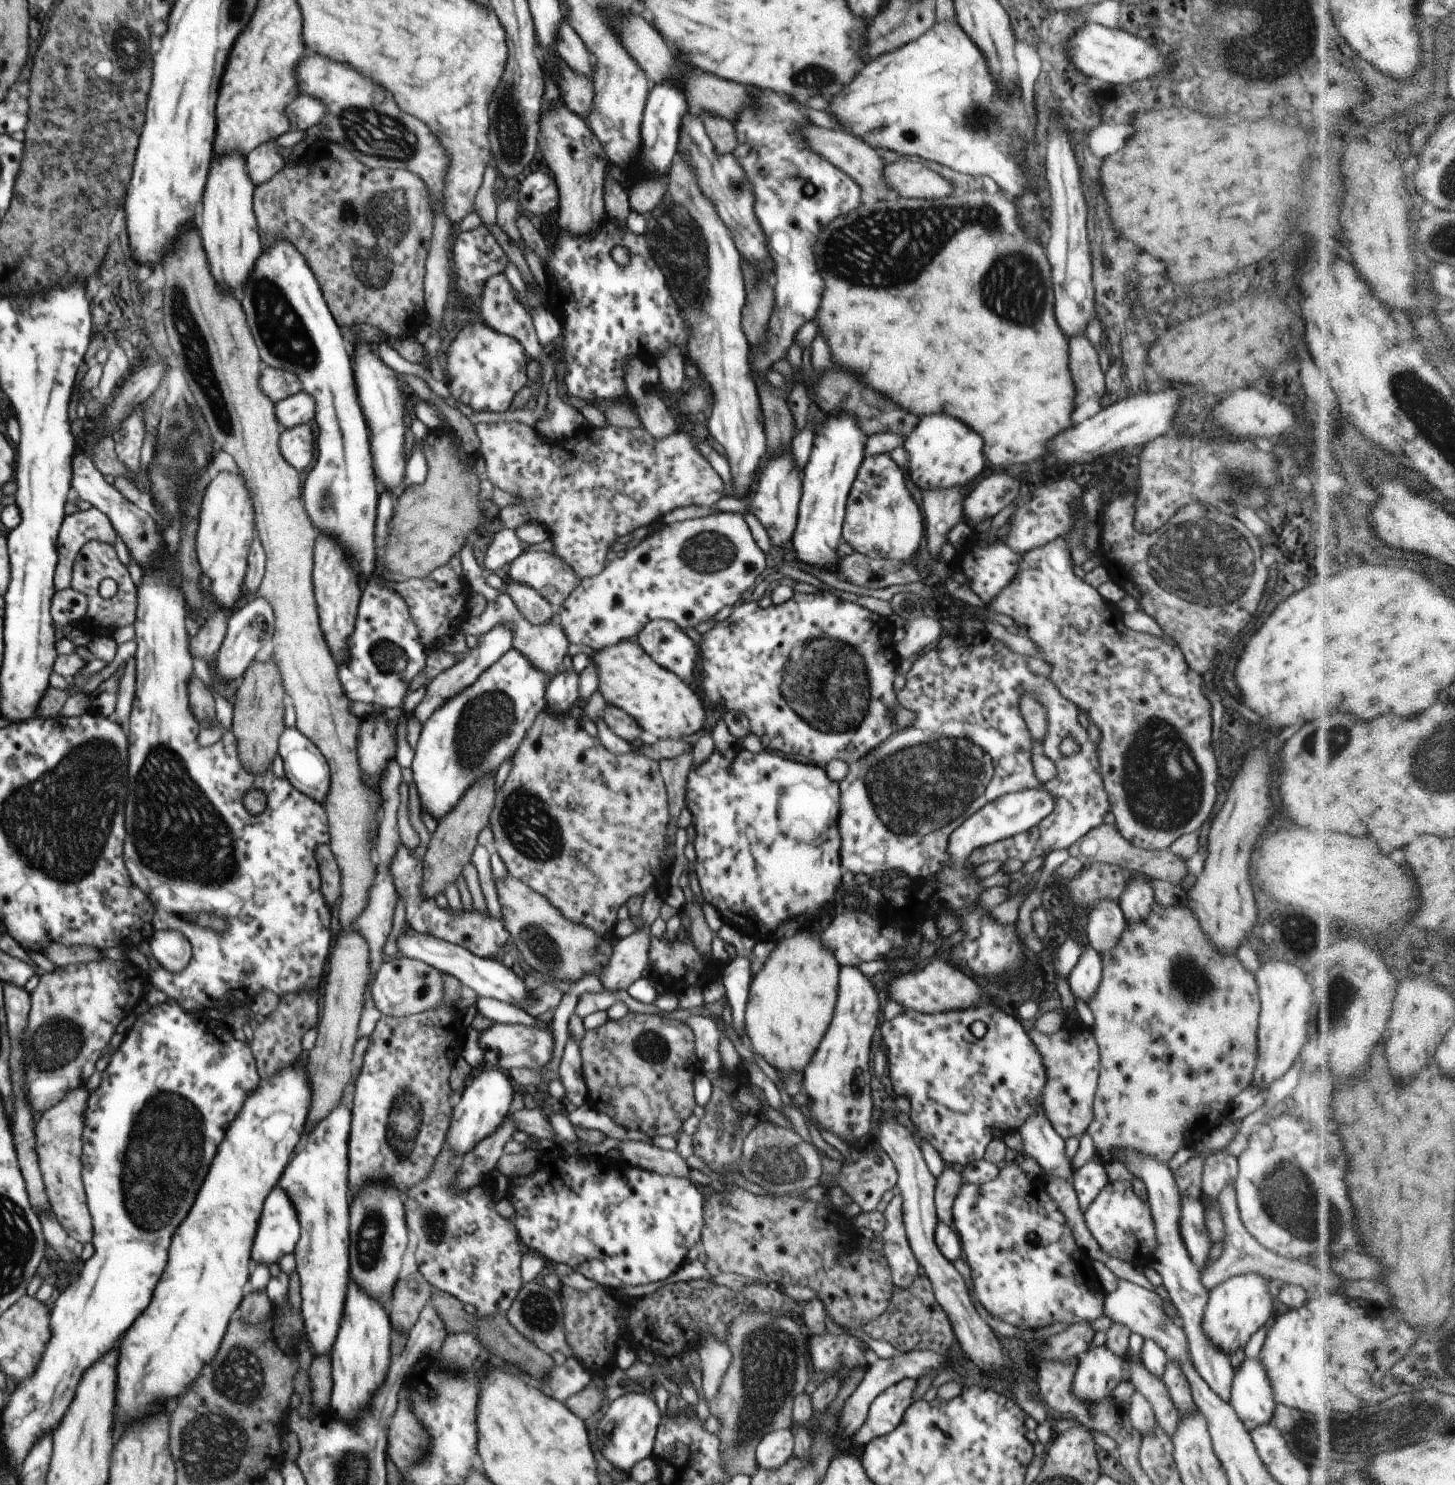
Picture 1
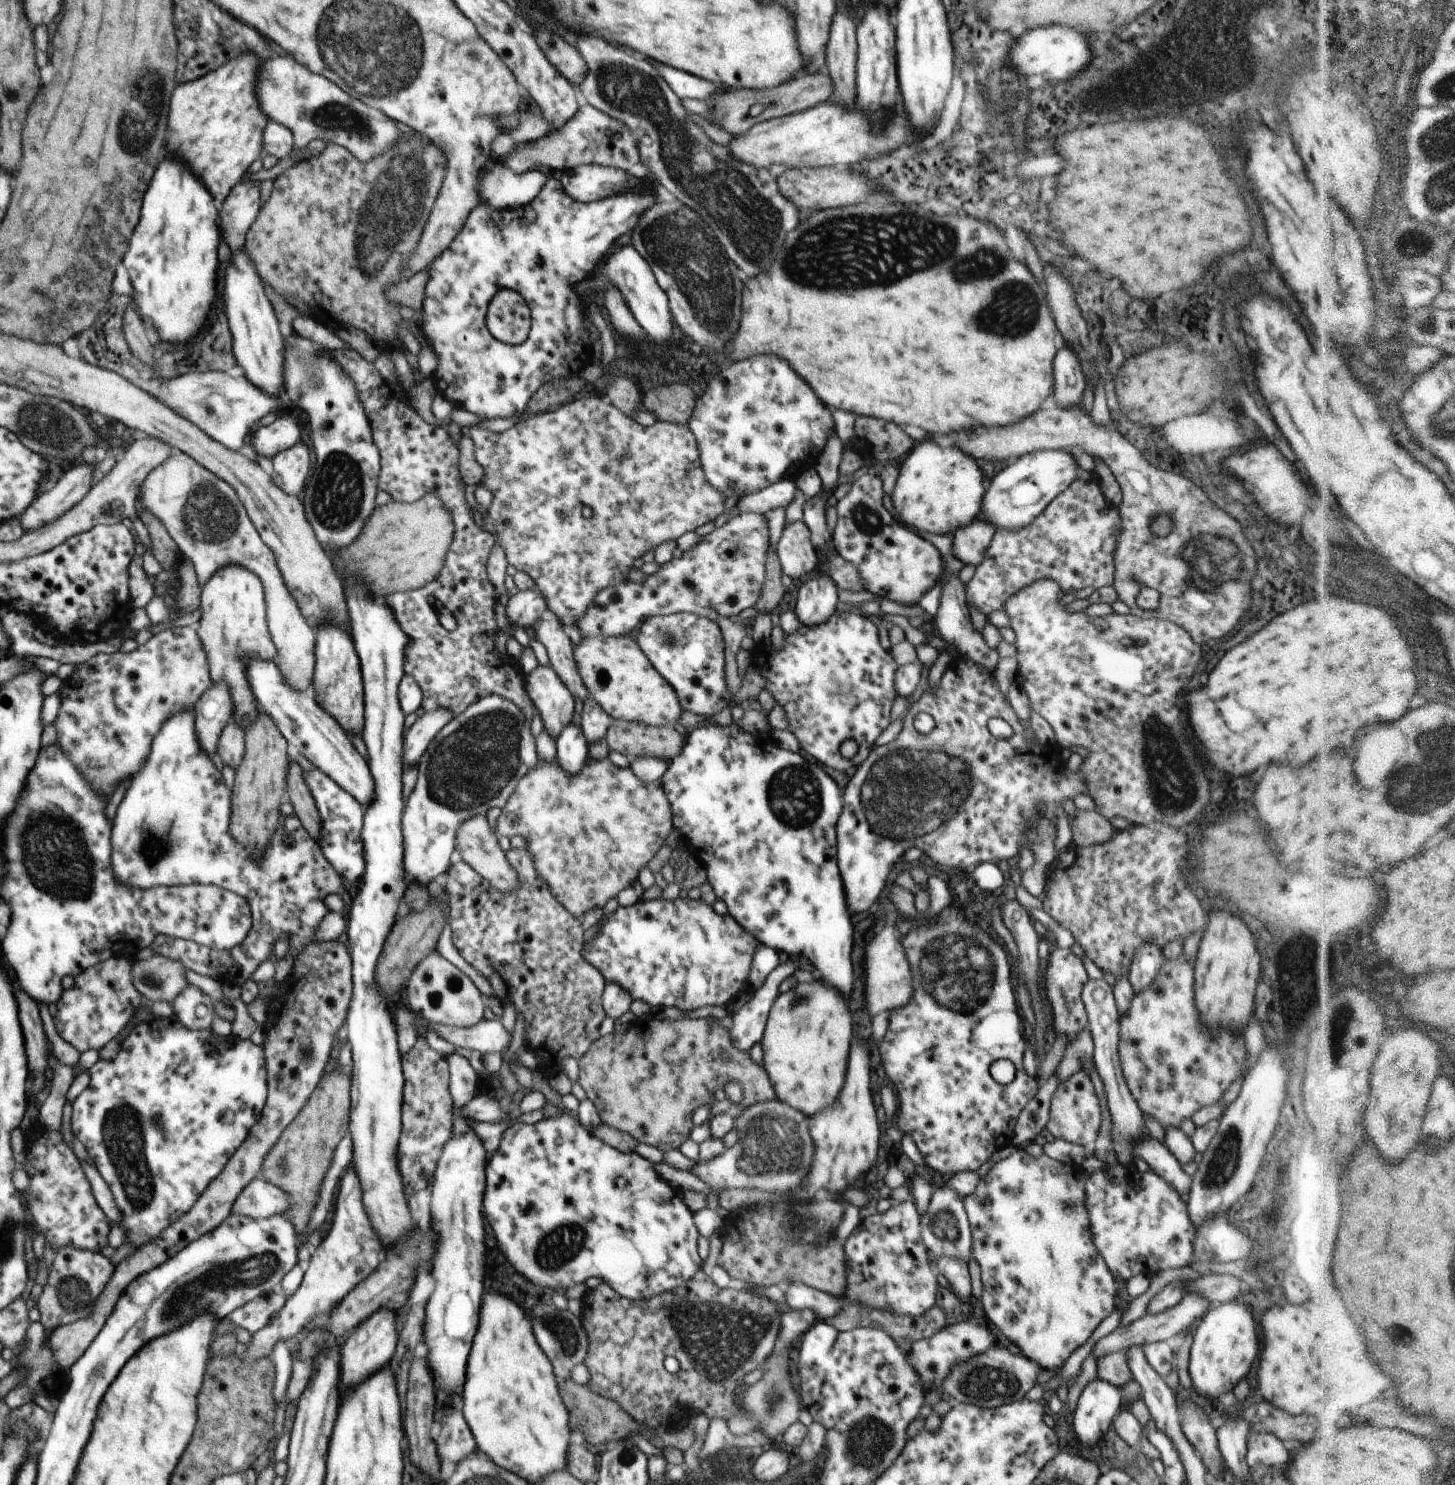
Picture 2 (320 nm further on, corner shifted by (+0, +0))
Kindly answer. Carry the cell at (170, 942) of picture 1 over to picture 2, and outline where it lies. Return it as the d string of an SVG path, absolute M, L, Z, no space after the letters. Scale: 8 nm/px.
M189 983L171 1003L173 1016L189 1030L211 1030L215 1014L213 1002L200 988Z

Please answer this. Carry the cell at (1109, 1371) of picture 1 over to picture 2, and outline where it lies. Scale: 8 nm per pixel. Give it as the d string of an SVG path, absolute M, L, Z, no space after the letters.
M1096 1378L1080 1394L1069 1425L1084 1446L1094 1446L1111 1430L1120 1406L1122 1397L1119 1388L1102 1378Z

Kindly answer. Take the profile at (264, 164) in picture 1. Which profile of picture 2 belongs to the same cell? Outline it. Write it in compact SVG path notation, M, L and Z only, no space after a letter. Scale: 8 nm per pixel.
M250 181L234 186L219 204L221 240L226 242L231 253L245 246L247 233L259 214L261 202L260 183Z

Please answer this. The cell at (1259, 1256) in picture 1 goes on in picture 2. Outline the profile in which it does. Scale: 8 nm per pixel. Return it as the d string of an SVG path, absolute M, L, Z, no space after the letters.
M1186 1293L1183 1295L1183 1299L1171 1309L1152 1315L1147 1313L1129 1326L1116 1328L1094 1346L1094 1356L1098 1359L1106 1356L1106 1354L1112 1354L1112 1352L1125 1352L1128 1348L1134 1348L1134 1346L1142 1347L1144 1344L1167 1341L1169 1338L1176 1336L1182 1331L1186 1331L1192 1324L1198 1322L1200 1317L1202 1318L1212 1305L1209 1299L1205 1299L1196 1293Z

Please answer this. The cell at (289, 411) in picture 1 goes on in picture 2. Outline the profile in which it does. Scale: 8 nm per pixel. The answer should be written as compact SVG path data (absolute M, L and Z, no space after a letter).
M290 415L278 417L272 424L260 428L249 440L256 454L270 461L278 452L288 450L301 440L300 422Z

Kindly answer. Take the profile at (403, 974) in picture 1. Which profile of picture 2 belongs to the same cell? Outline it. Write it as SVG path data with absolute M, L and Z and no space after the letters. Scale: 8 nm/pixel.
M436 951L414 966L402 998L411 1012L430 1023L469 1028L484 1019L485 997L466 974Z

